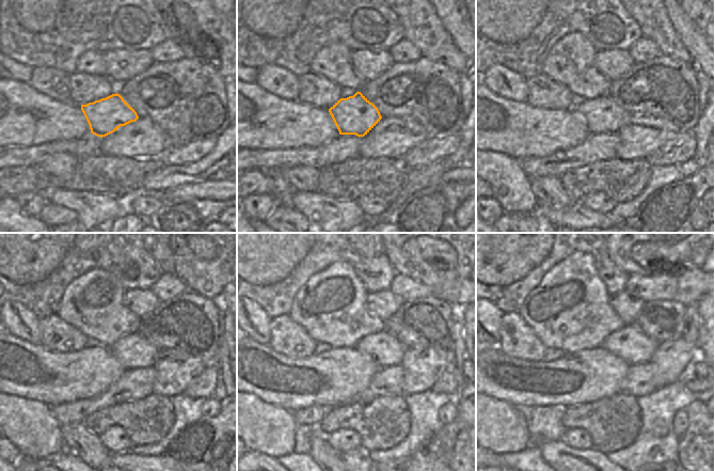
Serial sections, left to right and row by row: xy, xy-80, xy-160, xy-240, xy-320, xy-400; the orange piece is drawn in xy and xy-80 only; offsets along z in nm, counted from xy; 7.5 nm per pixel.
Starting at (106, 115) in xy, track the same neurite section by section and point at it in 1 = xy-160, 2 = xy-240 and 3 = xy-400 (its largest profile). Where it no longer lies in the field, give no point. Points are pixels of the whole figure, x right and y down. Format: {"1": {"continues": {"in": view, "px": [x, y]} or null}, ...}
{"1": {"continues": {"in": "xy-160", "px": [603, 114]}}, "2": {"continues": {"in": "xy-240", "px": [132, 350]}}, "3": {"continues": {"in": "xy-400", "px": [630, 344]}}}

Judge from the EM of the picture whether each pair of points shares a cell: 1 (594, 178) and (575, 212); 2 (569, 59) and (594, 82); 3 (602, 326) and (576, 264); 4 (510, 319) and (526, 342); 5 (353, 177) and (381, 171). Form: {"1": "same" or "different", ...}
{"1": "different", "2": "same", "3": "same", "4": "same", "5": "same"}

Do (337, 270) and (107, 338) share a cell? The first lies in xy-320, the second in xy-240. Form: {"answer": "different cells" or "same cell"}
{"answer": "same cell"}

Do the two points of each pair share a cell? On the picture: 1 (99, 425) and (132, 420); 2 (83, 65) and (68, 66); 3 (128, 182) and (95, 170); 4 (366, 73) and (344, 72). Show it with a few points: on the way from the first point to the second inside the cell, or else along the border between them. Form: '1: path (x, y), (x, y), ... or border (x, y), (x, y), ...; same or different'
1: path (108, 419), (124, 419); same
2: border (95, 50), (86, 50), (79, 57), (76, 72); different
3: path (120, 176), (104, 174); same
4: border (351, 51), (352, 71), (364, 81); different

